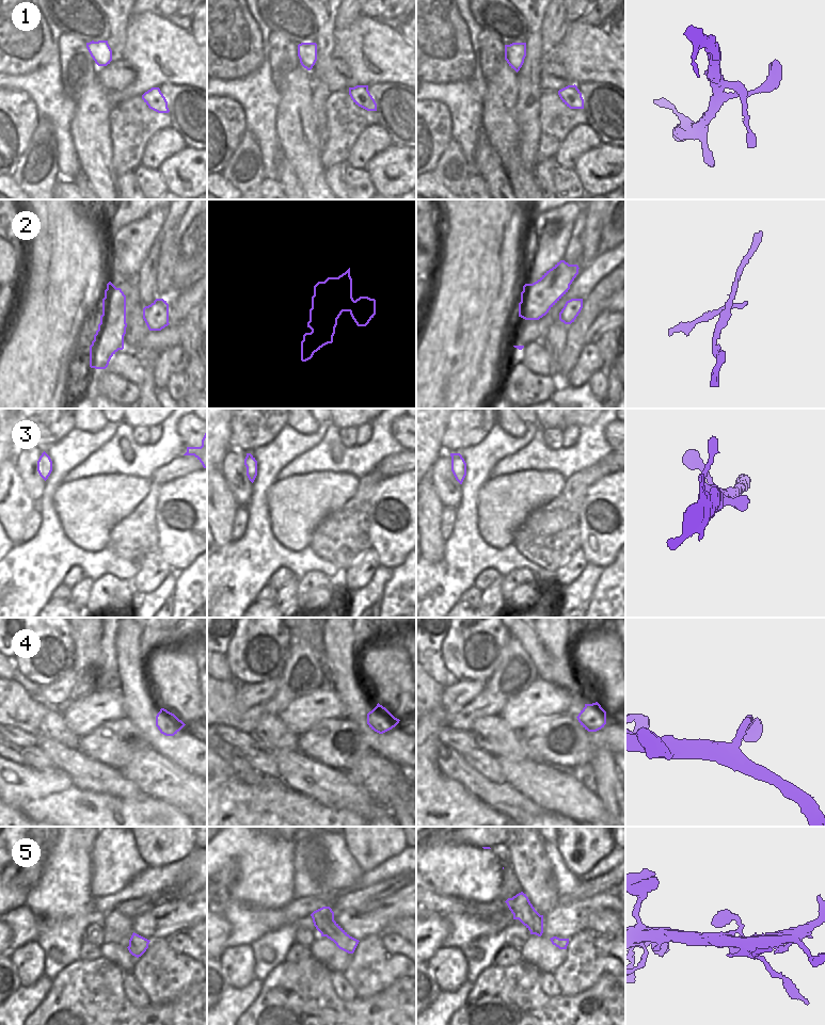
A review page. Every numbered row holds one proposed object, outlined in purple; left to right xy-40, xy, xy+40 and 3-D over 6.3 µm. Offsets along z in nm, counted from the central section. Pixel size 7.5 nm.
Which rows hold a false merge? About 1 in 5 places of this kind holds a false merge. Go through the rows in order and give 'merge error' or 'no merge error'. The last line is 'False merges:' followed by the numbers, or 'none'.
1: no merge error
2: merge error
3: no merge error
4: no merge error
5: no merge error
False merges: 2

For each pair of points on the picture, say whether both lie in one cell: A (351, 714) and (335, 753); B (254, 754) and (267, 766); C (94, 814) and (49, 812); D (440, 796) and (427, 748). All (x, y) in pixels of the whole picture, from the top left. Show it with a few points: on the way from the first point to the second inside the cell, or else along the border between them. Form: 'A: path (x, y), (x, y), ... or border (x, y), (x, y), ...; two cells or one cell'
A: border (345, 717), (350, 719), (360, 729), (364, 740); two cells
B: path (257, 757), (264, 763); one cell
C: path (83, 814), (60, 812); one cell
D: border (427, 758), (437, 764); two cells

